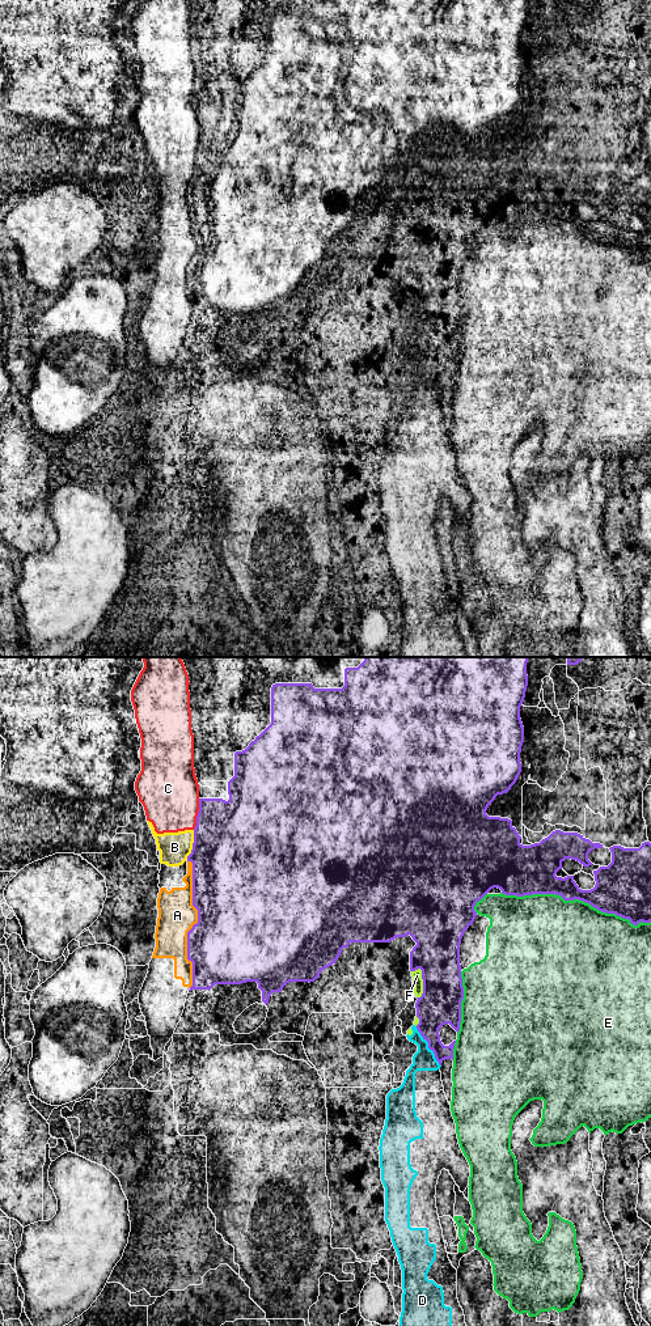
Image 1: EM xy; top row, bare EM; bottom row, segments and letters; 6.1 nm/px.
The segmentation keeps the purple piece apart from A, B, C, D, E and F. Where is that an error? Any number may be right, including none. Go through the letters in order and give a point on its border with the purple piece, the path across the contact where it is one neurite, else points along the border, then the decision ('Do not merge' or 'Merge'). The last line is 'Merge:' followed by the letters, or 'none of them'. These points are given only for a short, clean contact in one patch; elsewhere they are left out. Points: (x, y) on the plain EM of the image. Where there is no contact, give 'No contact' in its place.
A: Touches purple at xy (197, 253). Do not merge
B: Touches purple at xy (193, 174). Boundary: xy (194, 160), (193, 178), (186, 189). Do not merge
C: Touches purple at xy (198, 144). Boundary: xy (199, 128), (197, 155), (193, 159). Do not merge
D: Touches purple at xy (428, 376). Boundary: xy (415, 356), (440, 395). Do not merge
E: Touches purple at xy (576, 228). Do not merge
F: Touches purple at xy (423, 313). Do not merge
Merge: none of them

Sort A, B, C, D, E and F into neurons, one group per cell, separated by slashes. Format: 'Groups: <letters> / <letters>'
Groups: A B C / D F / E

